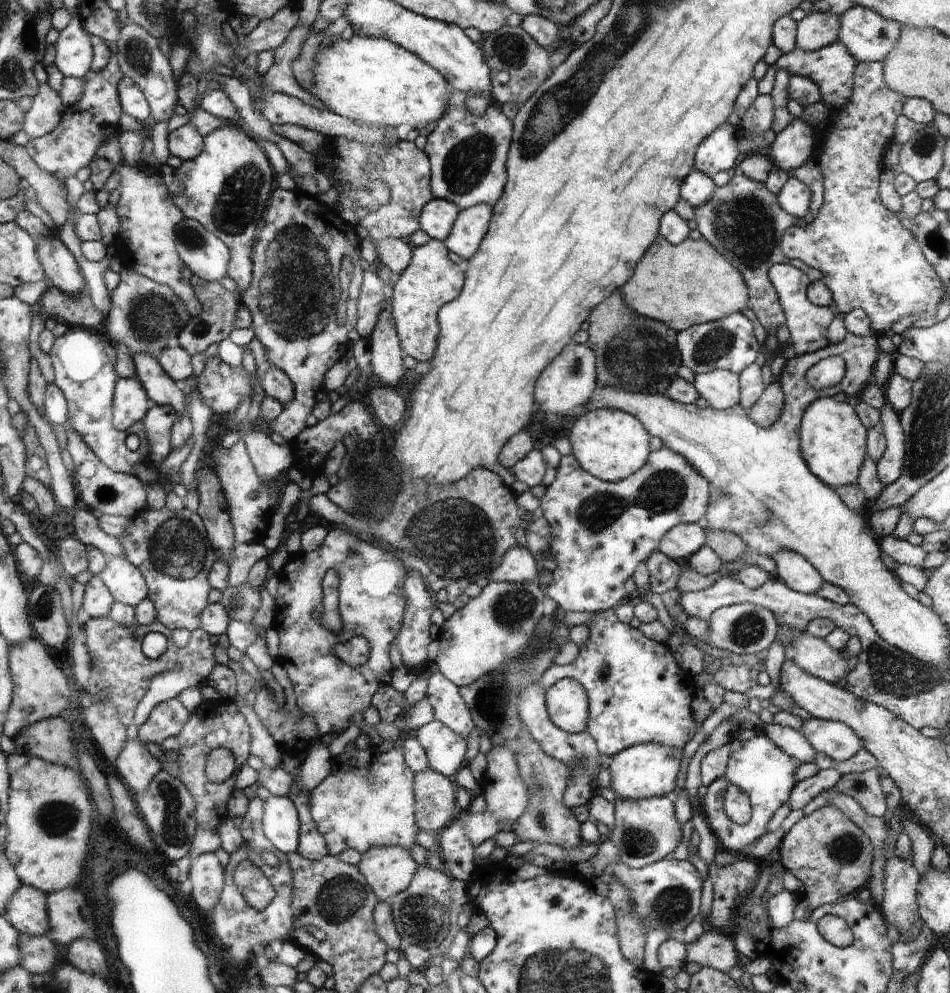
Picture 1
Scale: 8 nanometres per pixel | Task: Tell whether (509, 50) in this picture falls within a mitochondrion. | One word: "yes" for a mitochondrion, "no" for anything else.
yes

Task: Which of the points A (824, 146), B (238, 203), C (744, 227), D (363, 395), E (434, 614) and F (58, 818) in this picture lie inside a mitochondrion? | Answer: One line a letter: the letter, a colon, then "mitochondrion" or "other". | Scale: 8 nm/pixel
A: other
B: mitochondrion
C: mitochondrion
D: other
E: other
F: mitochondrion

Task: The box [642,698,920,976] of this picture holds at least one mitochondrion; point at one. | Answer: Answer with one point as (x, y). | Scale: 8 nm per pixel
(674, 902)

